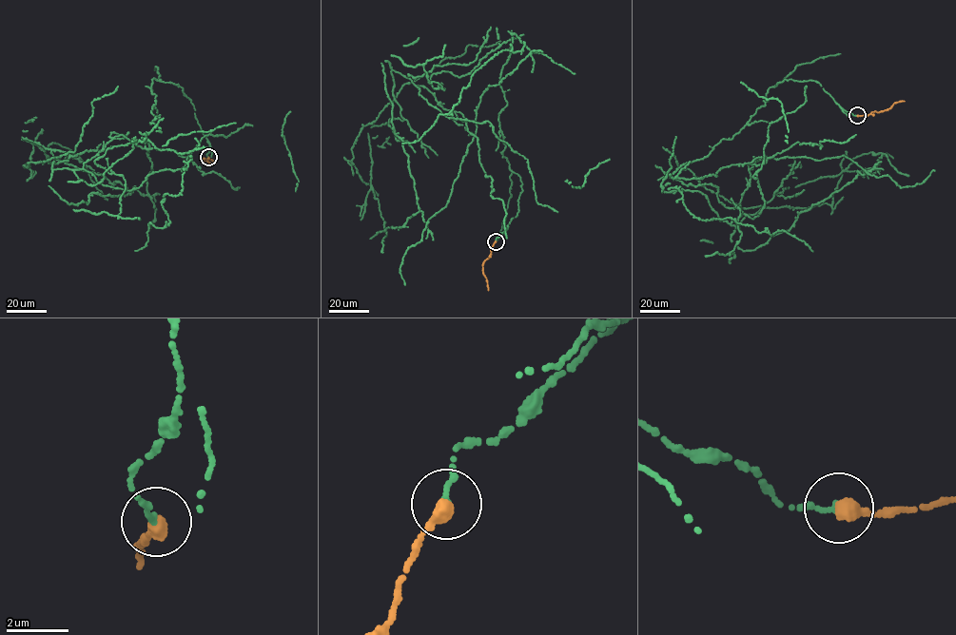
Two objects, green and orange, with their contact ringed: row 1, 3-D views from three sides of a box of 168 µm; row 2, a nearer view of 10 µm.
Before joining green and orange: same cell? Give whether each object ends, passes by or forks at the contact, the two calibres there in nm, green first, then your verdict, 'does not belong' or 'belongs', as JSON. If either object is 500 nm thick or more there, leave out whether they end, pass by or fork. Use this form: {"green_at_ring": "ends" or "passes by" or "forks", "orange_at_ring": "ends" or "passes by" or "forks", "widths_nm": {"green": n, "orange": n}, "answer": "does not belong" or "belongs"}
{"green_at_ring": "ends", "orange_at_ring": "ends", "widths_nm": {"green": 200, "orange": 440}, "answer": "belongs"}

